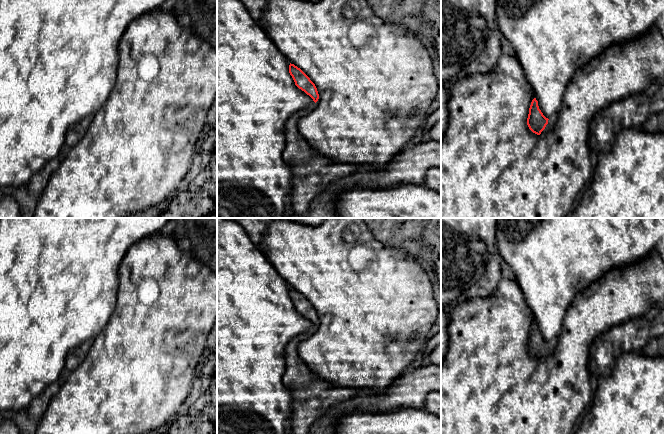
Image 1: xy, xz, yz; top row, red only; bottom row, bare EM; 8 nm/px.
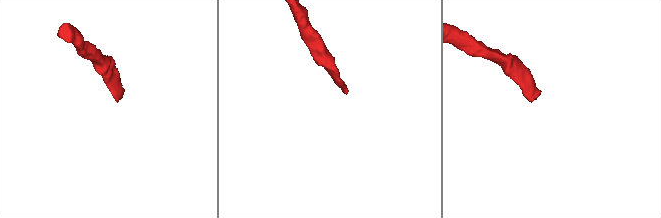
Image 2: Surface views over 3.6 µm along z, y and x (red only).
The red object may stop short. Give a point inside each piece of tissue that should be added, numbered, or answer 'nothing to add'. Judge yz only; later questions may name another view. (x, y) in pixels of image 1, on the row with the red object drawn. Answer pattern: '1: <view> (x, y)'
1: yz (552, 121)

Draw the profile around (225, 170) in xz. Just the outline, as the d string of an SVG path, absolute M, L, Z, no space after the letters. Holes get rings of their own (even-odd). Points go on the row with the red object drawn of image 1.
M217 0L217 218L286 218L290 213L289 195L292 191L292 171L291 167L283 159L283 152L286 146L285 124L292 115L316 103L309 95L295 85L295 82L289 73L289 65L289 60L279 51L260 24L250 16L248 10L241 1Z

